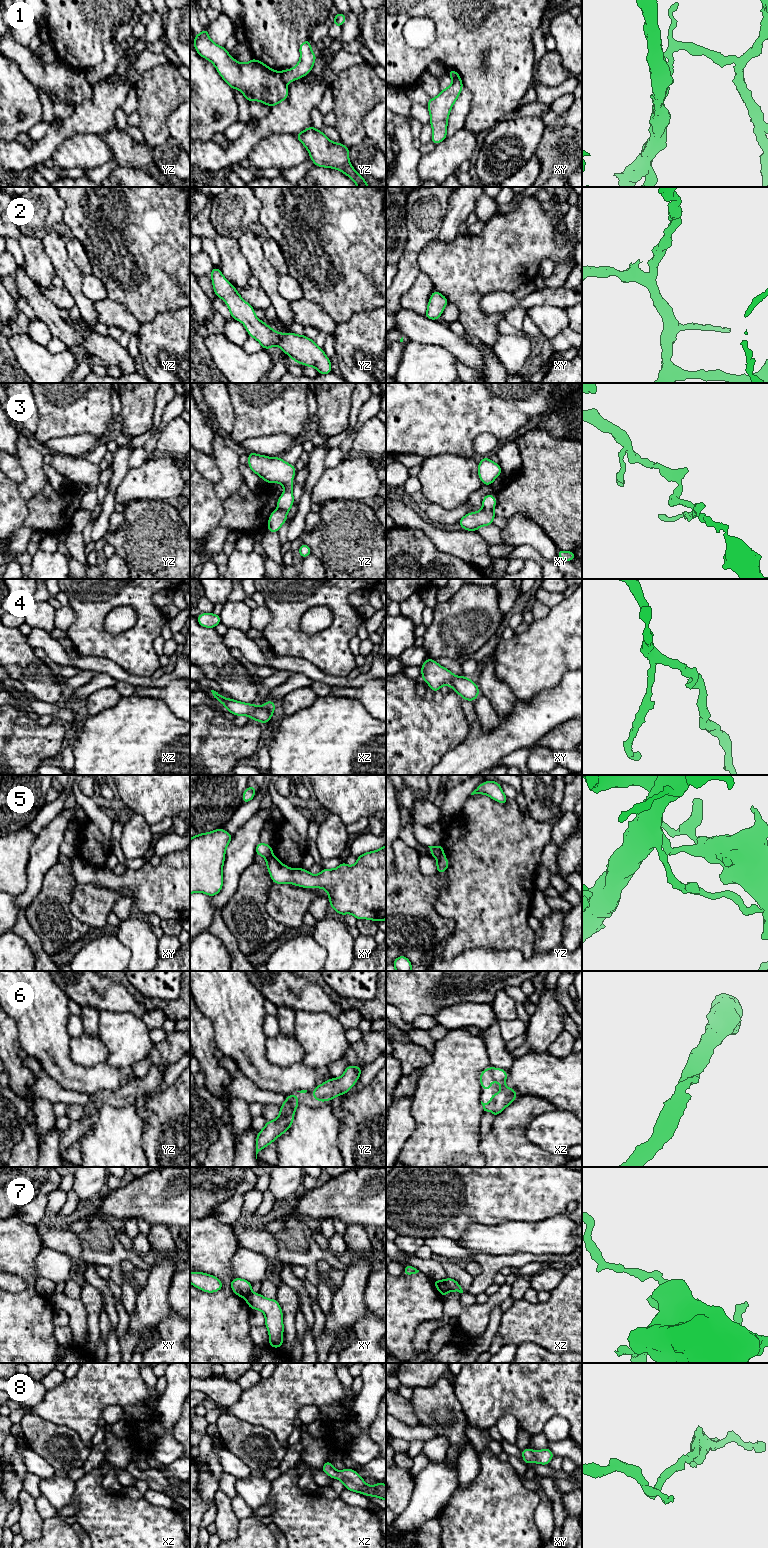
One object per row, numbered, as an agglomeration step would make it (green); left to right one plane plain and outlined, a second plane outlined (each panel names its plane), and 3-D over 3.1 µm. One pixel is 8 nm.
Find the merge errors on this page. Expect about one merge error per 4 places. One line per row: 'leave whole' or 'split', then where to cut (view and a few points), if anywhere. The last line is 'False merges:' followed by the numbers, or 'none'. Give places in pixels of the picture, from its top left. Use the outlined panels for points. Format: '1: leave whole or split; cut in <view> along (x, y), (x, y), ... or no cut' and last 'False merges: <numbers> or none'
1: split; cut in yz along (279, 72), (286, 82)
2: leave whole; no cut
3: split; cut in xy along (483, 507), (492, 510)
4: leave whole; no cut
5: split; cut in yz along (443, 854), (436, 858)
6: leave whole; no cut
7: split; cut in xz along (443, 1280), (449, 1291)
8: leave whole; no cut
False merges: 1, 3, 5, 7

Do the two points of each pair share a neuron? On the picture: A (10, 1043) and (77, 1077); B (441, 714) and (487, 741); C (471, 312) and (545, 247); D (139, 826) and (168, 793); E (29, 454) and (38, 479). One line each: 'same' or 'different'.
A: different
B: different
C: same
D: different
E: same

